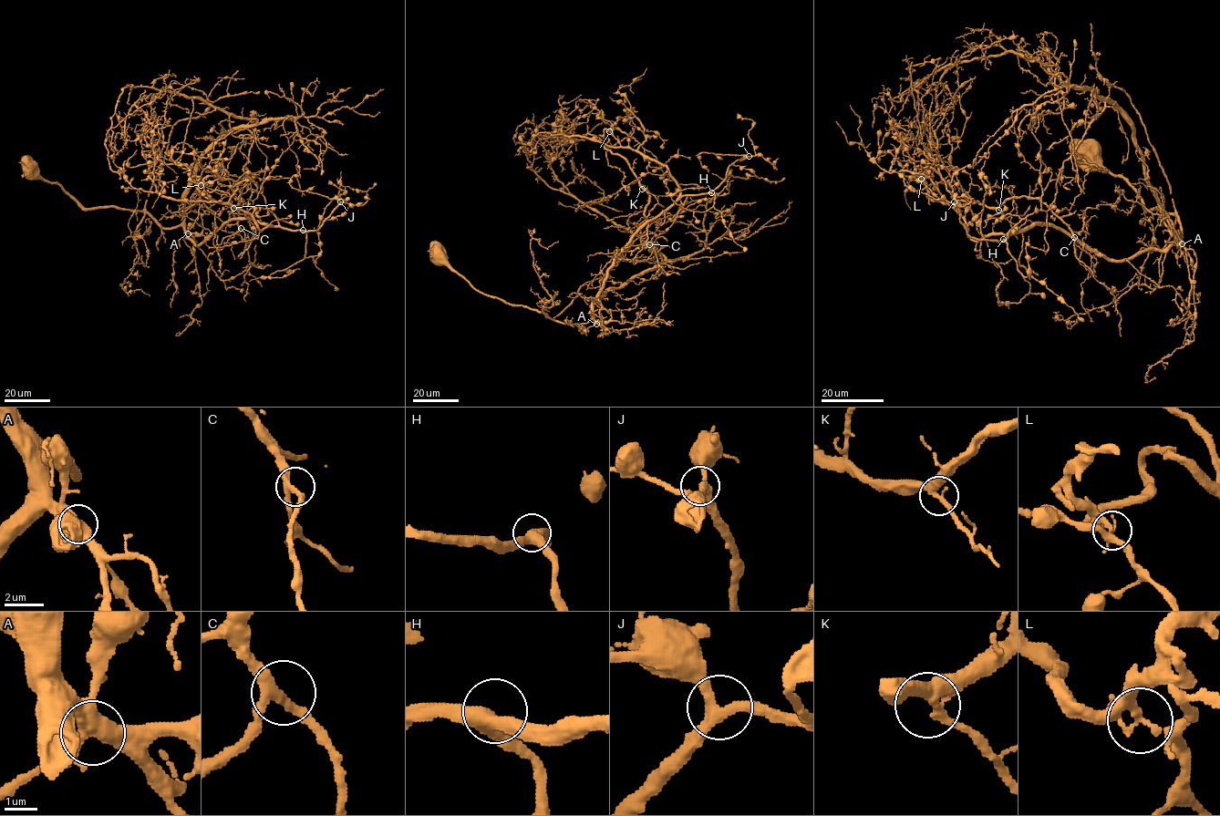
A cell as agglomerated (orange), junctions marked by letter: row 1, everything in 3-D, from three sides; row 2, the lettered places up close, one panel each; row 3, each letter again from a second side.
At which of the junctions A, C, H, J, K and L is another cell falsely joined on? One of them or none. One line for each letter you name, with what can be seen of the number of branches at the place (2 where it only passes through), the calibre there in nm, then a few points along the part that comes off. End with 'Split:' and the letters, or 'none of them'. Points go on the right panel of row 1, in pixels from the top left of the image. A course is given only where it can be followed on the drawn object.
L: 3 branches meet; 180 nm thick; foreign part runs (922, 179), (930, 166), (953, 197), (988, 207), (1041, 200), (1096, 260), (1080, 284), (1092, 322)
Split: L

